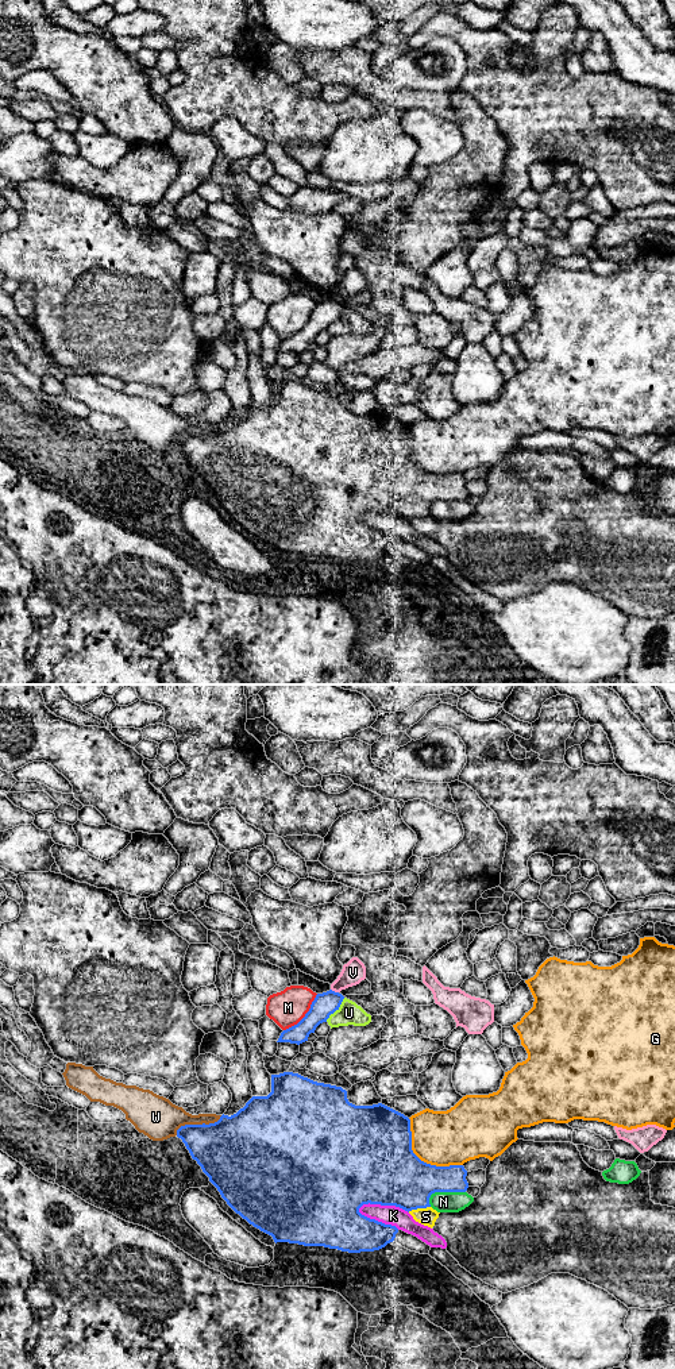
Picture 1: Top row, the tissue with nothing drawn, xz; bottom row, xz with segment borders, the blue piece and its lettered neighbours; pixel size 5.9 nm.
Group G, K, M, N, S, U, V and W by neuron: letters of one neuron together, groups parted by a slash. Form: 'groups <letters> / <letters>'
groups G / K / M / N / S / U / V / W

